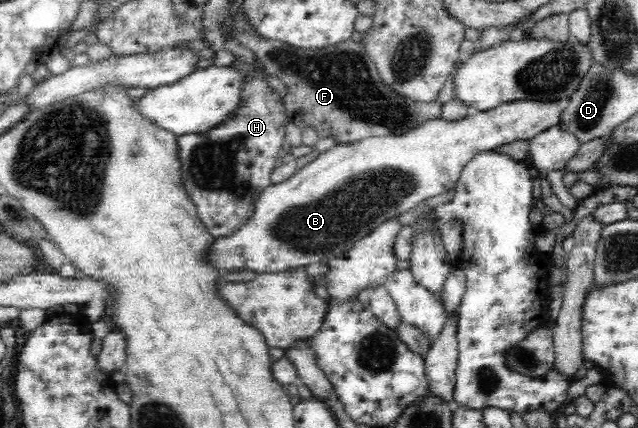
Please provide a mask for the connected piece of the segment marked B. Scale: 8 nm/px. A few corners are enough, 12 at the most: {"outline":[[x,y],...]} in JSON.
{"outline":[[523,99],[338,143],[207,262],[327,263],[564,105]]}

